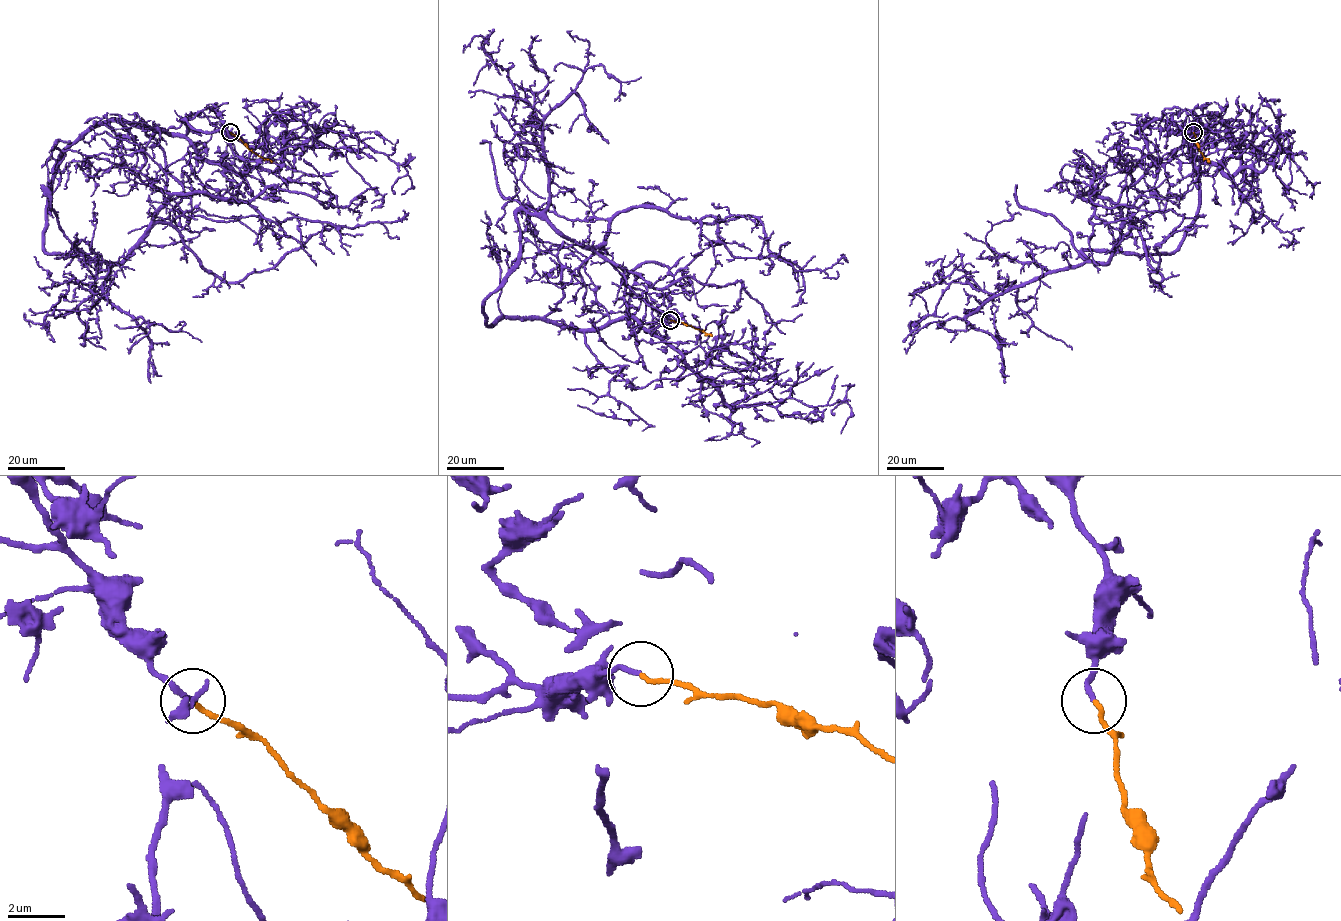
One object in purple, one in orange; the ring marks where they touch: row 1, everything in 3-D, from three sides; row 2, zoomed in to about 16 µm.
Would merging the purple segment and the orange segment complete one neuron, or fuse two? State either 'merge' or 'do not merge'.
merge

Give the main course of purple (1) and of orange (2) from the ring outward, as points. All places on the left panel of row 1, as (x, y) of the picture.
1: (230, 132), (209, 107), (156, 133), (151, 228), (101, 294), (70, 282), (45, 324), (24, 313)
2: (230, 132), (259, 156), (272, 162)

